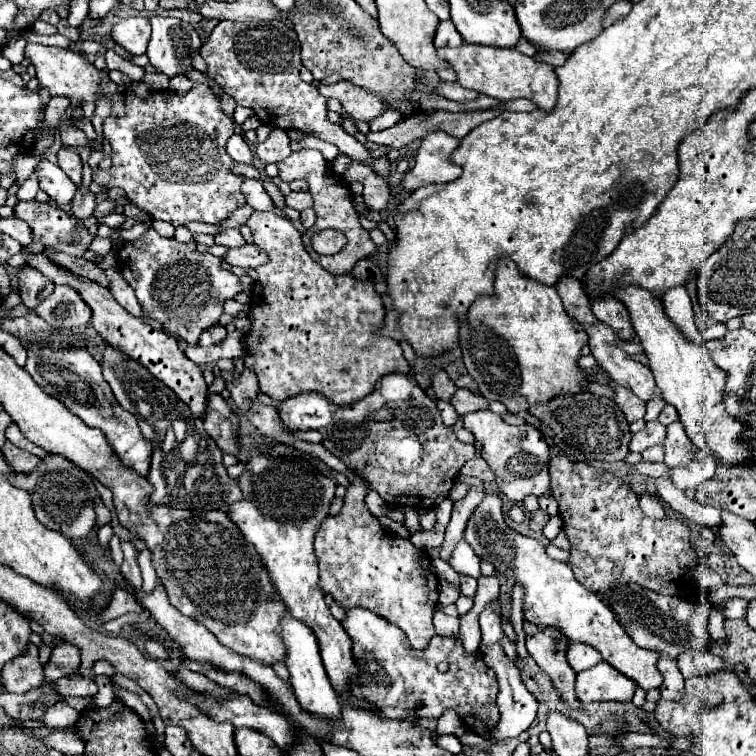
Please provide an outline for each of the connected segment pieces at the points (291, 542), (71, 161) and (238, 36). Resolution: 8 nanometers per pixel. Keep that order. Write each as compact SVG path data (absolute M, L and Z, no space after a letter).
M254 449L244 473L238 477L238 487L242 491L242 499L230 503L230 521L238 525L246 543L250 543L264 561L270 583L290 613L306 623L316 635L332 687L338 693L346 693L350 677L356 673L350 651L352 645L348 633L340 621L332 617L324 601L324 593L318 585L318 563L312 547L318 527L328 517L336 483L300 457L270 457Z
M60 149L58 151L58 165L64 169L64 173L76 183L80 185L82 183L82 159L76 151L72 149Z
M220 21L210 33L208 41L200 47L200 55L206 61L204 75L216 81L226 95L230 95L238 105L250 107L264 125L280 129L298 129L308 135L314 135L322 141L334 143L348 157L370 165L380 177L390 181L390 163L388 157L372 159L368 149L358 143L354 137L344 133L340 125L328 121L326 99L316 91L314 85L300 79L300 41L292 37L292 27L286 21L268 21L268 23L238 23L238 21Z

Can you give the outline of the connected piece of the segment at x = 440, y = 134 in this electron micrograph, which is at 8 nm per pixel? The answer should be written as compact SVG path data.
M430 131L422 137L418 153L414 157L414 167L402 179L408 191L430 183L448 183L462 175L462 167L452 163L452 151L460 145L458 137L446 131Z

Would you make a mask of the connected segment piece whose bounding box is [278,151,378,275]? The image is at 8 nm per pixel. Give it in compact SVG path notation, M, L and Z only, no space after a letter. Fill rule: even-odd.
M298 151L292 153L290 157L286 157L284 161L278 163L280 169L280 179L282 181L296 181L296 179L306 179L310 185L310 193L314 199L314 211L318 215L316 225L312 229L308 229L302 239L304 239L304 247L312 247L312 237L324 229L334 229L340 231L346 237L346 247L342 251L338 251L336 255L318 255L316 251L312 251L312 259L316 259L316 263L320 263L328 273L332 275L346 275L352 271L352 267L360 261L366 259L370 255L374 255L378 251L378 247L372 243L368 231L360 225L358 221L358 213L354 209L354 201L352 201L352 191L346 183L346 179L342 177L330 177L330 167L328 161L324 159L324 155L320 151Z

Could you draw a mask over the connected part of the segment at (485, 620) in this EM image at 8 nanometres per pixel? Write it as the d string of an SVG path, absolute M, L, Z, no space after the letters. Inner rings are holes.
M494 603L486 605L484 611L480 613L480 629L482 629L482 643L480 643L480 655L482 661L486 663L486 667L490 667L496 673L496 679L500 683L500 693L498 693L498 709L500 709L500 723L498 727L492 729L492 737L494 739L506 739L506 737L518 737L522 731L526 731L534 717L536 717L536 709L538 709L538 701L536 697L524 687L522 679L520 679L520 669L506 657L500 641L504 637L502 631L502 623L500 623L500 615L494 607Z

